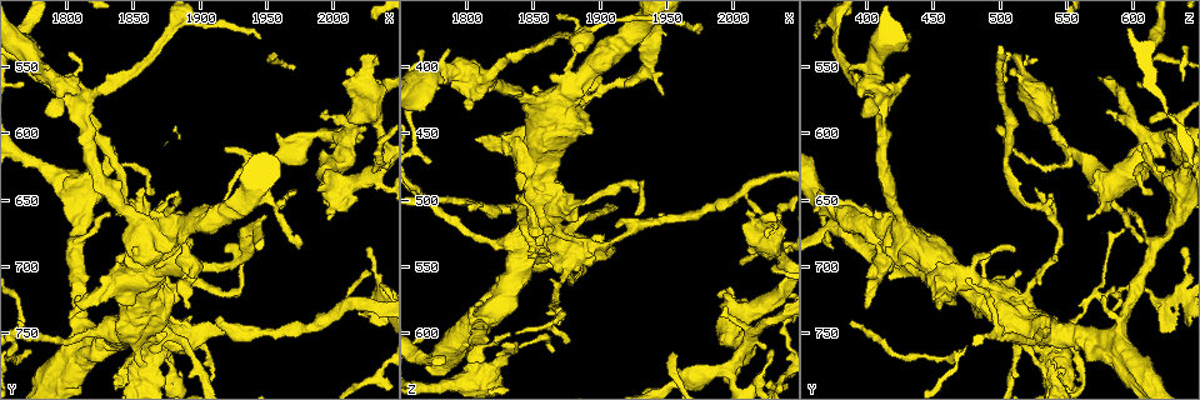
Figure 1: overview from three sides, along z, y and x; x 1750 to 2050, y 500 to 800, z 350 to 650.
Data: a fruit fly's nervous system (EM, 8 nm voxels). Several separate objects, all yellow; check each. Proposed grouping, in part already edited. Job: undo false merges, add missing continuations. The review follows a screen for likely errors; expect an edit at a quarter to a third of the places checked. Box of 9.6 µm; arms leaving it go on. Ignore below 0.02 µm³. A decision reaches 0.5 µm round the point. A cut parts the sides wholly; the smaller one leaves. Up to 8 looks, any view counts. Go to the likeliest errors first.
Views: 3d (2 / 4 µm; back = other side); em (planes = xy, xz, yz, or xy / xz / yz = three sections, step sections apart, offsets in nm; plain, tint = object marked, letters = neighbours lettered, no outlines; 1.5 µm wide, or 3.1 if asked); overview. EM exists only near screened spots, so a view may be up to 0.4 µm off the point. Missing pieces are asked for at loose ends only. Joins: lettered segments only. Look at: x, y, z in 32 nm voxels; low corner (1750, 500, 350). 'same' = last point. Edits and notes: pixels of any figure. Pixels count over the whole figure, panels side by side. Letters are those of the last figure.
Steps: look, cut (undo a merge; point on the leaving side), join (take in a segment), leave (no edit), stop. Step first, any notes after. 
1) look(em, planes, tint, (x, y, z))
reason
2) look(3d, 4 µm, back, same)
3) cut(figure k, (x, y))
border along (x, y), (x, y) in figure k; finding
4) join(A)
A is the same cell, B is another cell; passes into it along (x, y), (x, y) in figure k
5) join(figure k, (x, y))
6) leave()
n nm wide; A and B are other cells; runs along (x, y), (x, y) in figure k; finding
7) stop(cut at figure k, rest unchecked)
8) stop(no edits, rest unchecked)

look(em, planes, tint, (1828, 746, 532))
calibre changes

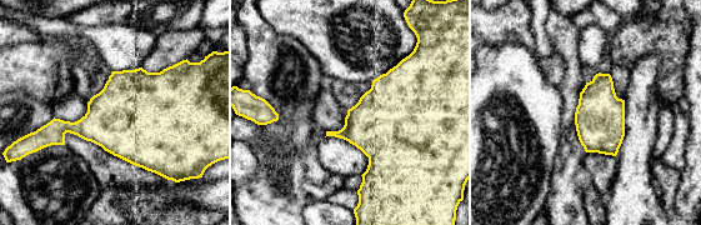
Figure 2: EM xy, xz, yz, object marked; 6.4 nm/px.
look(em, planes, letters, same)
what lies round it

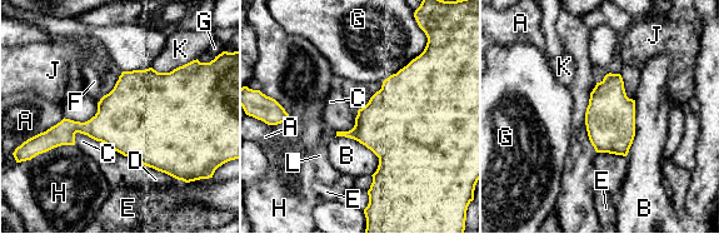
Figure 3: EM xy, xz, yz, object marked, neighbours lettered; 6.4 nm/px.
leave()
320 nm wide; A, B, C, D, E, F, G, H, J, K and L are other cells; border along (103, 96), (98, 103) in figure 3; all the same neuron

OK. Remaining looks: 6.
look(3d, 4 µm, (2020, 604, 630))
branch stops here

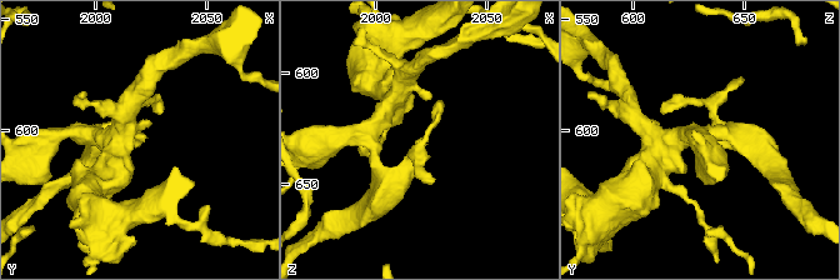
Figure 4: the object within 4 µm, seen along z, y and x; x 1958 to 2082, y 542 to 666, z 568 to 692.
look(em, yz, step 4, tint, (2023, 601, 631))
need the tissue

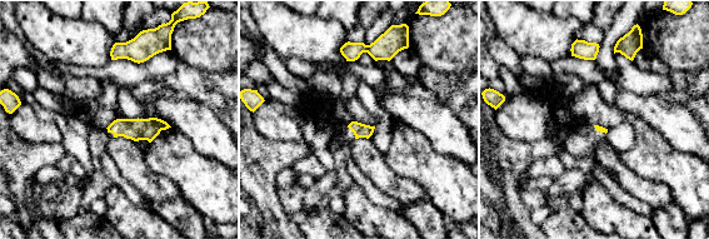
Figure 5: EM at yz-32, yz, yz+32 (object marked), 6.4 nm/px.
look(em, planes, letters, same)

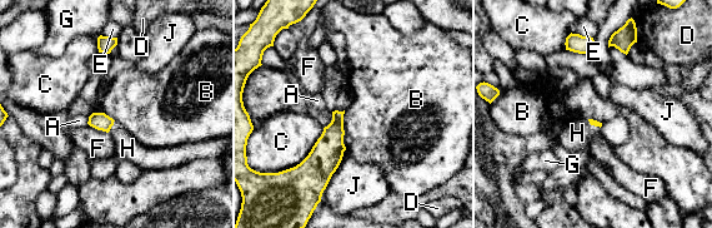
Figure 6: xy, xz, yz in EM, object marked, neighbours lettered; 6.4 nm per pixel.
join(H)
H is the same cell, A, B, C, D, E, F, G and J are other cells; passes into it along (99, 120), (111, 125), (128, 148) in figure 6; it goes on there

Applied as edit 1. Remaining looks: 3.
look(overview)

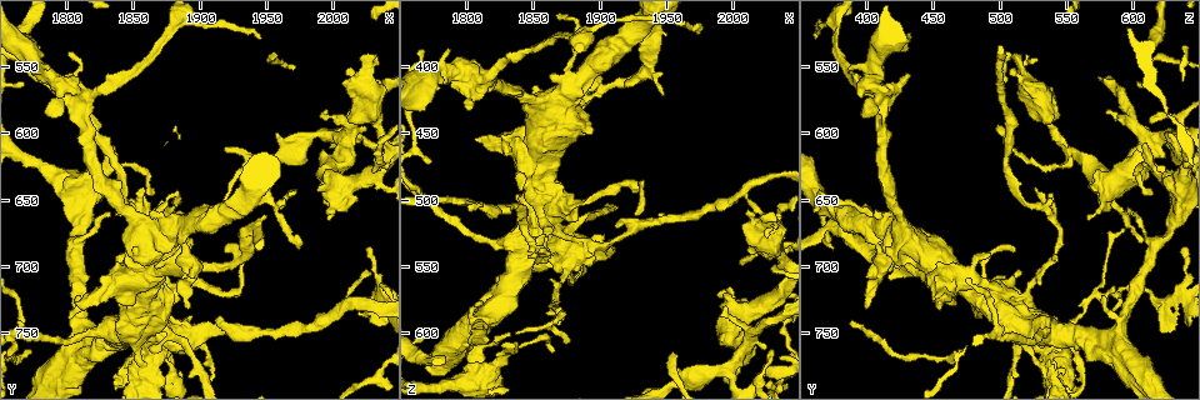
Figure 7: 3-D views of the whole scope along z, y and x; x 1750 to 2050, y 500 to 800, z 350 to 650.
look(em, xz, step 4, tint, (1826, 610, 608))
free end

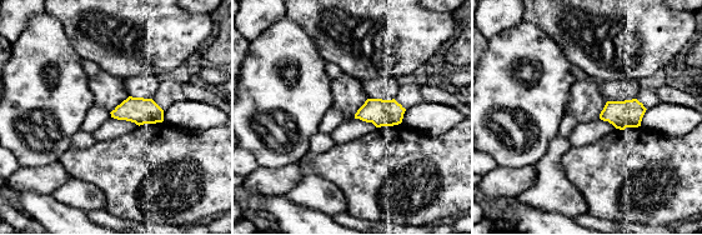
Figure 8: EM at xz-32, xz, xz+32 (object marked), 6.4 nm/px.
look(em, xz, step 4, letters, same)
see the neighbours

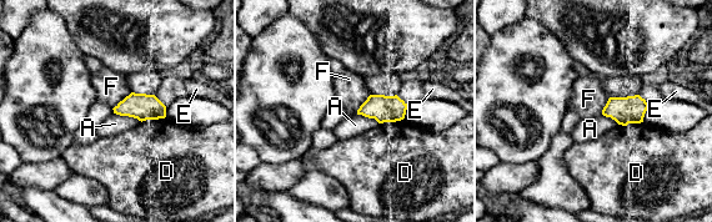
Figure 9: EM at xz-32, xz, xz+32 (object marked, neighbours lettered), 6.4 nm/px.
leave()
A, D, E and F are other cells; no lettered segment goes on from it

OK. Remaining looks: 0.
stop(join at figure 6, rest unchecked)

